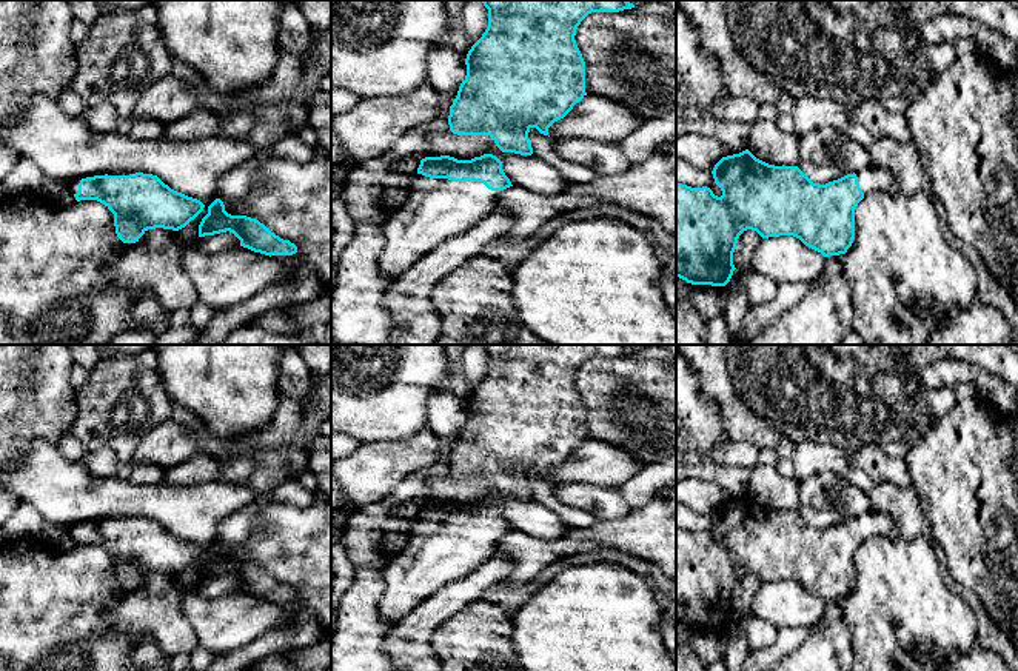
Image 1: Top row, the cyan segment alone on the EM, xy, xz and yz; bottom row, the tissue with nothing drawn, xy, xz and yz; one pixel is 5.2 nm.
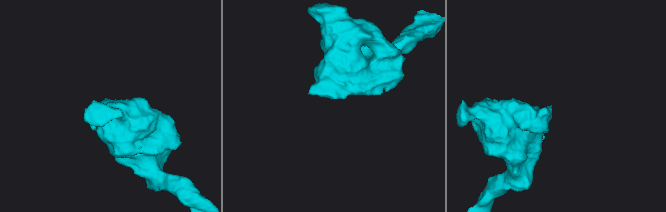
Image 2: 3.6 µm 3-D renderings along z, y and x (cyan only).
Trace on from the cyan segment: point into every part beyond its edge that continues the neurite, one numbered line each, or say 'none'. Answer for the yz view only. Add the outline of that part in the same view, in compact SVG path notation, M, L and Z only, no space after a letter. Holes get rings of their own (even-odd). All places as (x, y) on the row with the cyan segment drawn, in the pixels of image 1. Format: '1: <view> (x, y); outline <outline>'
1: yz (872, 179); outline M867 166L864 169L859 169L855 172L858 177L859 188L862 189L864 195L873 194L873 192L896 192L898 182L896 177L882 166Z

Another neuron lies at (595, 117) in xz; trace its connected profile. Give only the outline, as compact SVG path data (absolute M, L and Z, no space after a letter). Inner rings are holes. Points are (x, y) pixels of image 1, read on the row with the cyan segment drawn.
M587 94L564 119L548 128L548 135L554 143L561 140L621 143L641 123L638 114L625 105Z

